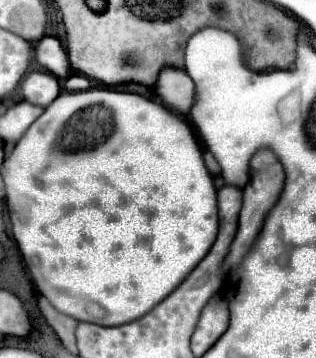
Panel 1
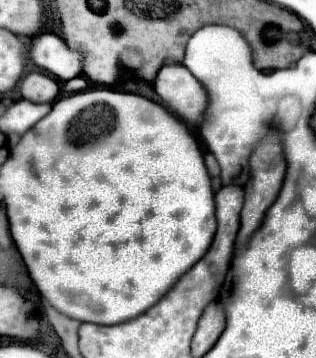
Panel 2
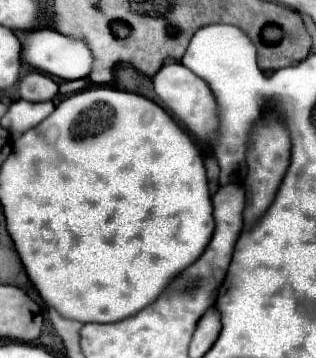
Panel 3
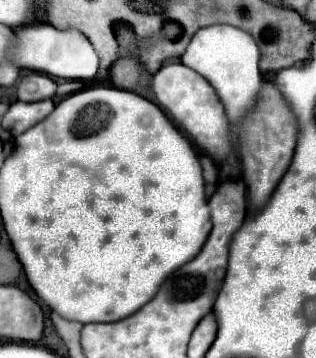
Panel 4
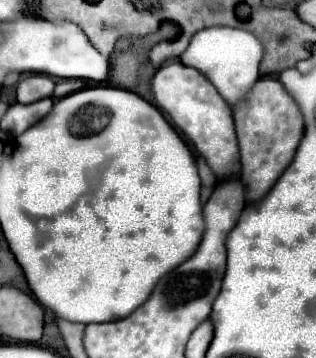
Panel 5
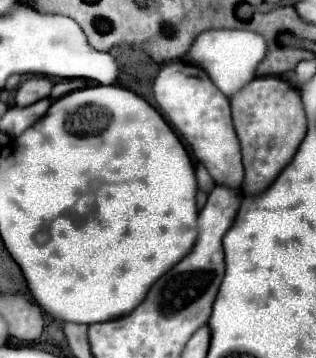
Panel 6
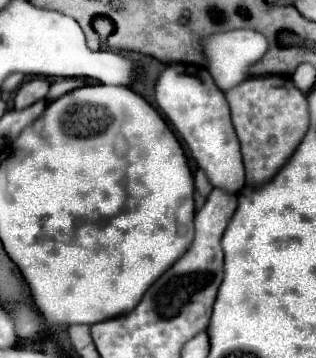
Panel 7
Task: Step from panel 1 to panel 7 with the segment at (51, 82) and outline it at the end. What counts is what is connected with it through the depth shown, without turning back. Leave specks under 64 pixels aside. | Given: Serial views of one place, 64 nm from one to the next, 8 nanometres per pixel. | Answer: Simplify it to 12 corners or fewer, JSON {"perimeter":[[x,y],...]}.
{"perimeter":[[46,78],[24,82],[14,96],[14,108],[44,100],[50,84]]}

